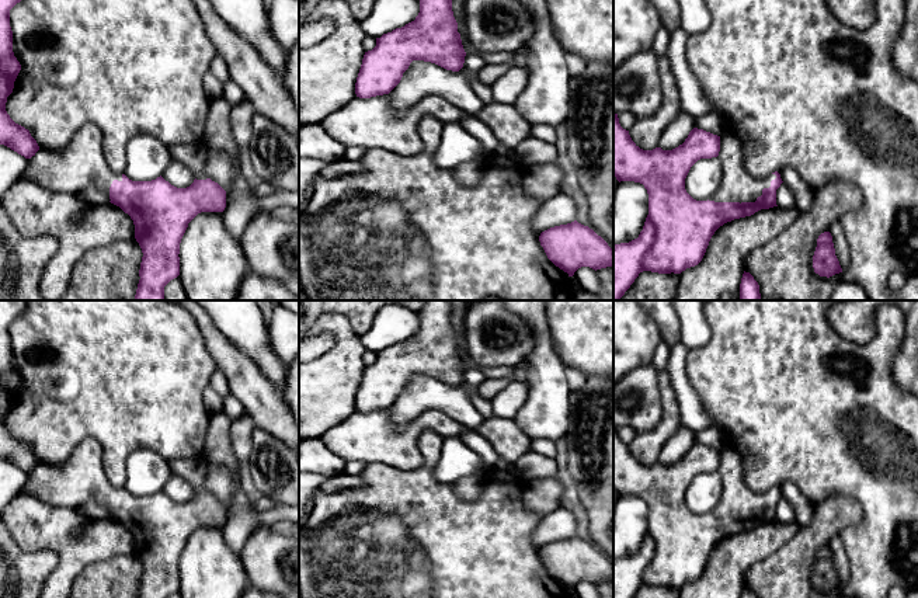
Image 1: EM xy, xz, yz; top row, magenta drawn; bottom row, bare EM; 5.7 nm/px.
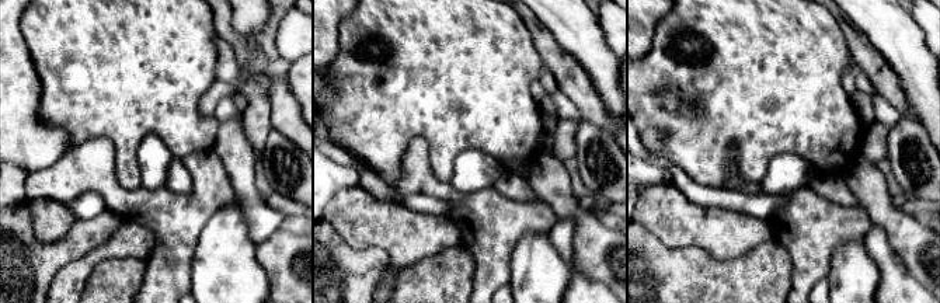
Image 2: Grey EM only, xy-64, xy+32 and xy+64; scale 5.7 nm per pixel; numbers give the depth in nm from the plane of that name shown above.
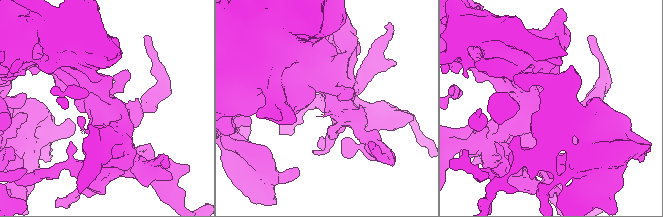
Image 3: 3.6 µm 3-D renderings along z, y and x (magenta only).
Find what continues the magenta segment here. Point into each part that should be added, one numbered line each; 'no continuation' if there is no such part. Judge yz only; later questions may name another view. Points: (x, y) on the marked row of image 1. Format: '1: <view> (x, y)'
1: yz (739, 185)

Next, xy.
1: xy (82, 164)

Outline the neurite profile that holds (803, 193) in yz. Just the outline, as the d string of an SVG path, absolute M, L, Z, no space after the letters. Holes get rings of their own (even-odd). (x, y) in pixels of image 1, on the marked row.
M783 167L778 173L782 181L793 191L799 212L807 212L811 206L813 188L790 167Z

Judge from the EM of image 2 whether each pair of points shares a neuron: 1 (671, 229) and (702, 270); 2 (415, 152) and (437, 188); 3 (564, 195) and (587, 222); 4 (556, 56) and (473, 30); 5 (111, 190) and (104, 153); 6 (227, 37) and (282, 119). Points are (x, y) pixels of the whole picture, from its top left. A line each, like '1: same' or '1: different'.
1: different
2: same
3: same
4: different
5: same
6: same

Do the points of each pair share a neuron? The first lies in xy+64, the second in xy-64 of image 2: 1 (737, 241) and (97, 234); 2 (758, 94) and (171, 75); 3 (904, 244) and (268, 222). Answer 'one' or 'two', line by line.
1: two
2: one
3: two

